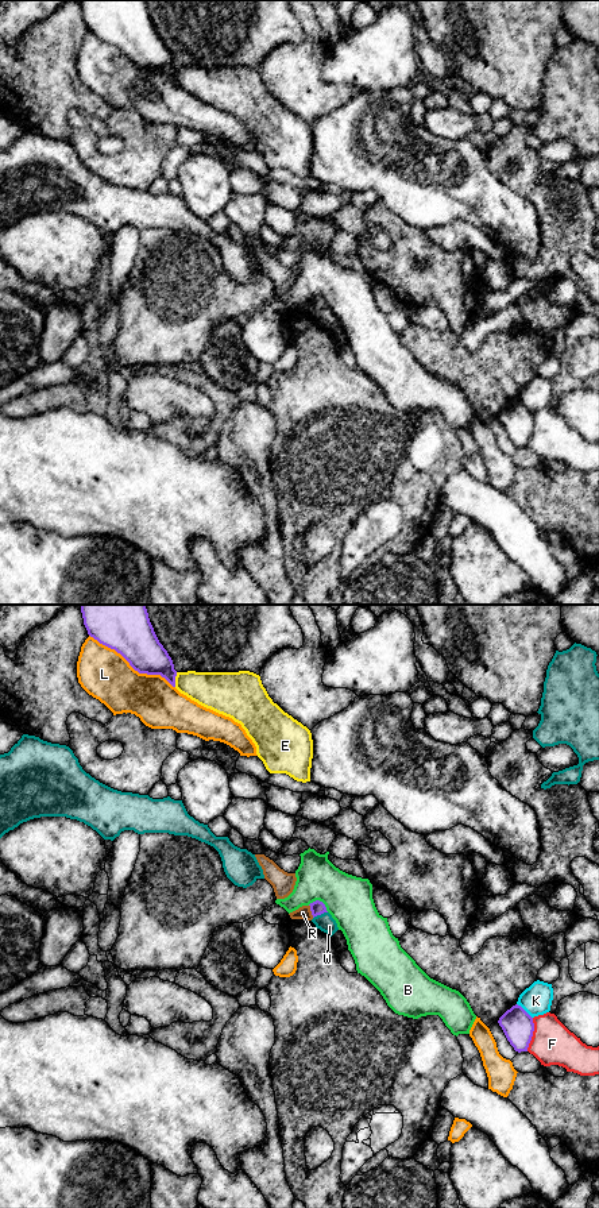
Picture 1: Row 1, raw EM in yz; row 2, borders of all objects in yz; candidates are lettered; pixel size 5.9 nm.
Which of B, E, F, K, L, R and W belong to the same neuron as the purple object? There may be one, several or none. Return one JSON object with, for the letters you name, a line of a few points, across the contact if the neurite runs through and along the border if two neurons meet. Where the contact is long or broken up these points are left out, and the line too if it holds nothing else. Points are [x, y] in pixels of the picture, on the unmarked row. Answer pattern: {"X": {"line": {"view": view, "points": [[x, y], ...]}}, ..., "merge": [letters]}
{"merge": []}

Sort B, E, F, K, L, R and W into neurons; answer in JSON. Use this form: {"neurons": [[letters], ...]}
{"neurons": [["B"], ["E"], ["F"], ["K"], ["L"], ["R"], ["W"]]}

